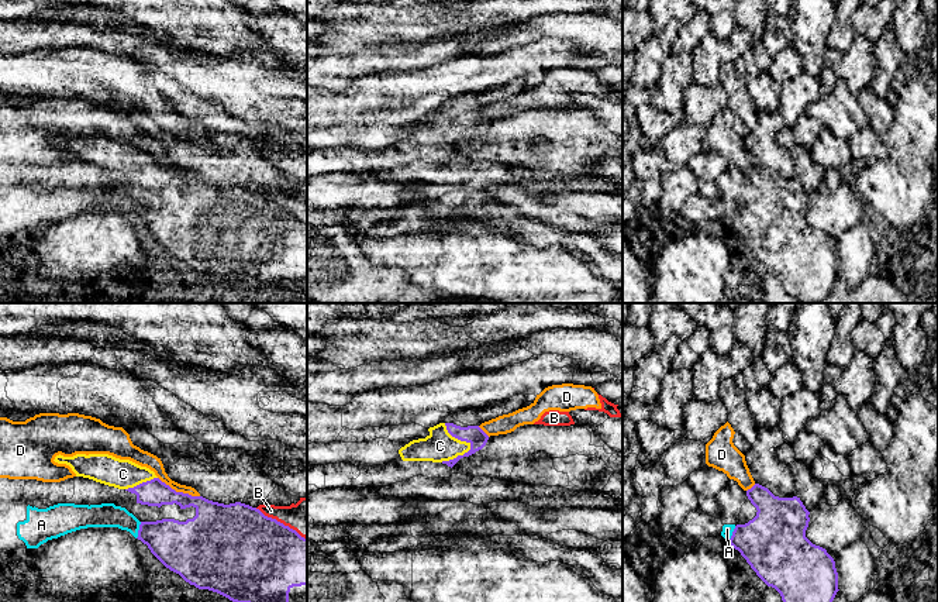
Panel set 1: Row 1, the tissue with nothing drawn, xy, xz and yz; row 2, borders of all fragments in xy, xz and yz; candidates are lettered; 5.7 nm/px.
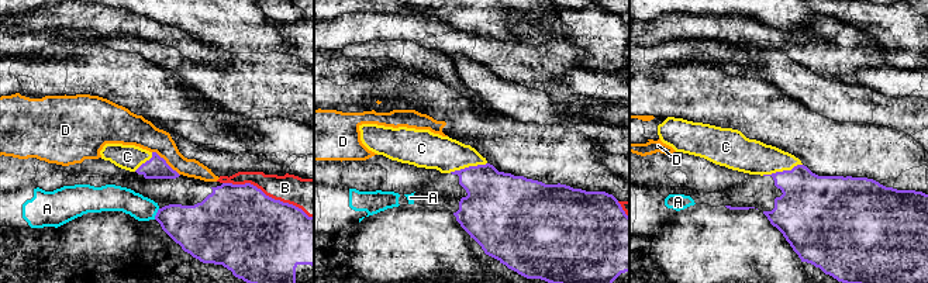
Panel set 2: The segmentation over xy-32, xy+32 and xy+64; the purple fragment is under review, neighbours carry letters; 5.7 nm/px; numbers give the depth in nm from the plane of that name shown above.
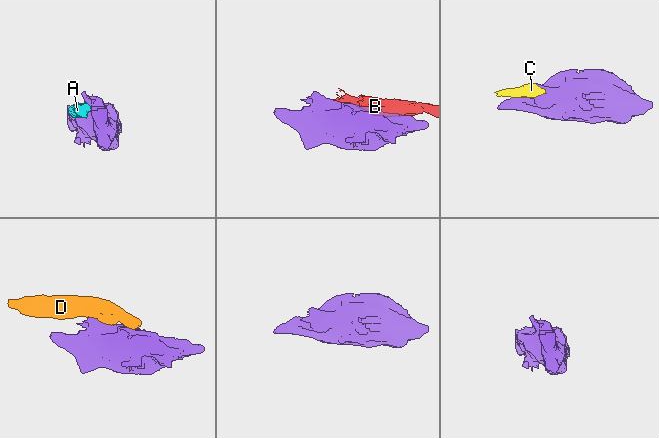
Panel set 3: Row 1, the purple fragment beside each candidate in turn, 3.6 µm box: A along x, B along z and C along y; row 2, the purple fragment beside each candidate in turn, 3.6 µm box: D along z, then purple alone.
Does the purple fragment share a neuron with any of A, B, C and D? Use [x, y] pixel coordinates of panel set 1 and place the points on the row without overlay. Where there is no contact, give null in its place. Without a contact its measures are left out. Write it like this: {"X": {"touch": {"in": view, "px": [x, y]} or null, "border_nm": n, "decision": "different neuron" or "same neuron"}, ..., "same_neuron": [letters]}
{"A": {"touch": {"in": "xy", "px": [138, 214]}, "border_nm": 100, "decision": "different neuron"}, "B": {"touch": {"in": "xy", "px": [279, 206]}, "border_nm": 340, "decision": "different neuron"}, "C": {"touch": {"in": "xz", "px": [468, 126]}, "border_nm": 220, "decision": "same neuron"}, "D": {"touch": {"in": "xy", "px": [179, 176]}, "border_nm": 260, "decision": "different neuron"}, "same_neuron": ["C"]}

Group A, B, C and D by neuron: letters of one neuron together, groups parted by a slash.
A / B D / C

